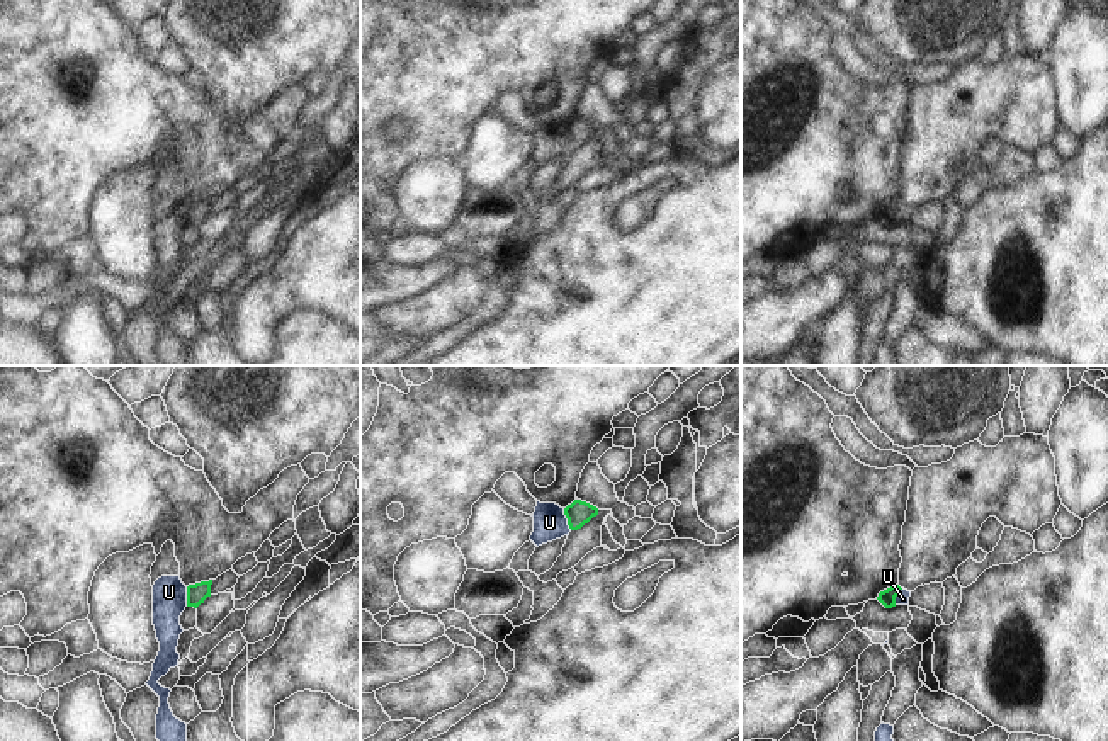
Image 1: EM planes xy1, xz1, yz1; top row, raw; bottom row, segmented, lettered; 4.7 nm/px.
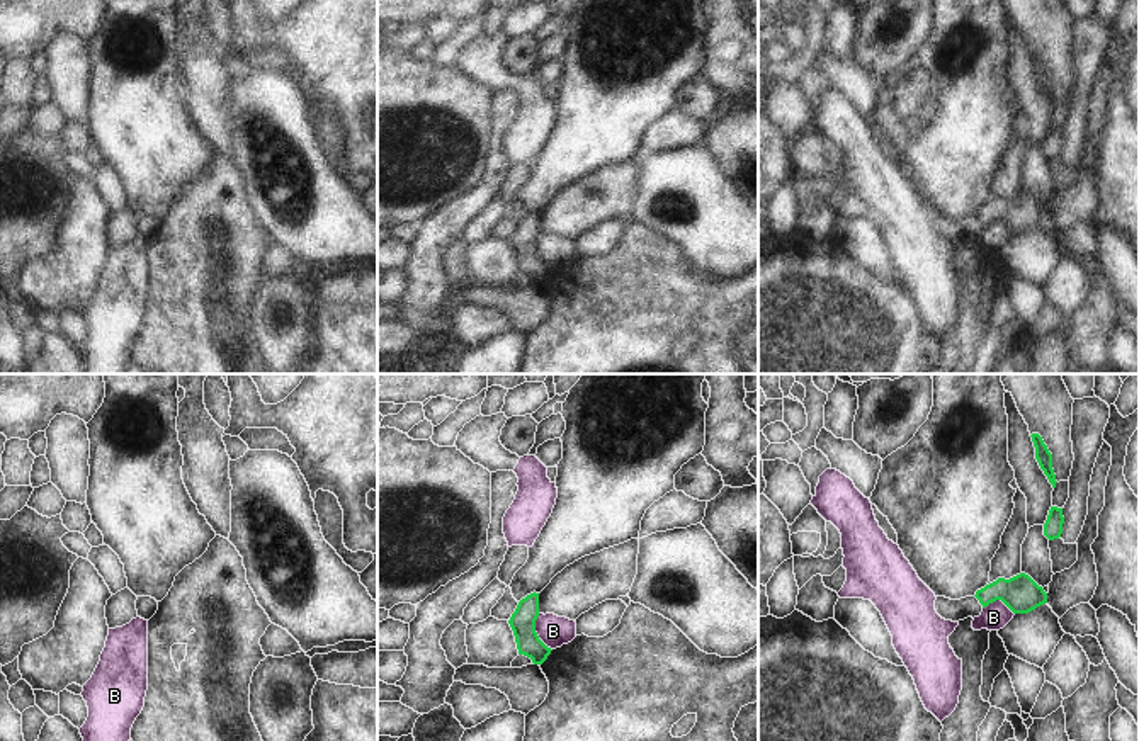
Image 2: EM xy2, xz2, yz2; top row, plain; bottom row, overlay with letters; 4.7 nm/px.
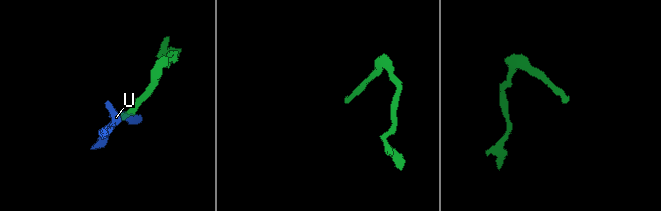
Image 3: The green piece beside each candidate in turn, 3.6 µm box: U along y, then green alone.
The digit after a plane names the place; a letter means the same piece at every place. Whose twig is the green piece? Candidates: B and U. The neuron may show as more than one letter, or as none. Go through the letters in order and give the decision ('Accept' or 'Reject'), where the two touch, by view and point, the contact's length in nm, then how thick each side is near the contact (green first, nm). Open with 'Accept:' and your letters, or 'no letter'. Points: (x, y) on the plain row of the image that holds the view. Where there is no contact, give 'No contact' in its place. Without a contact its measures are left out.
Accept: no letter
B: Reject. Touches green at xz2 (536, 252). Shared border 190 nm. Thickness 120 nm (green) against 150 nm
U: Reject. Touches green at xz1 (568, 138). Shared border 110 nm. Thickness 120 nm (green) against 160 nm

